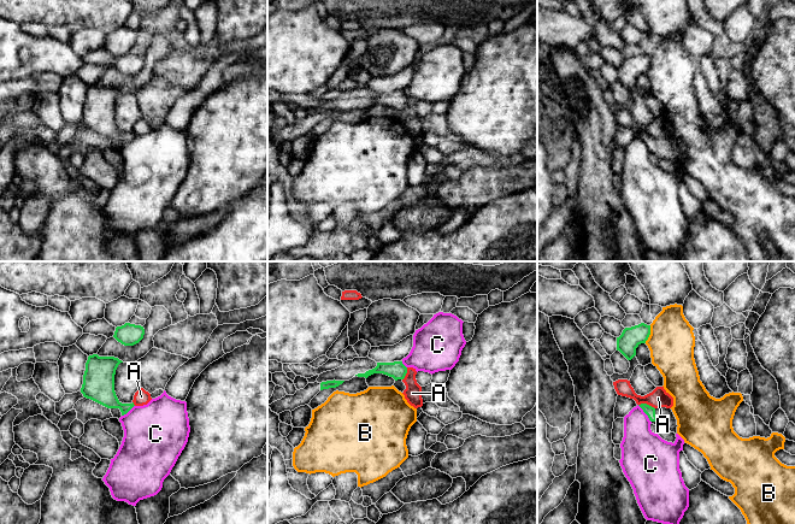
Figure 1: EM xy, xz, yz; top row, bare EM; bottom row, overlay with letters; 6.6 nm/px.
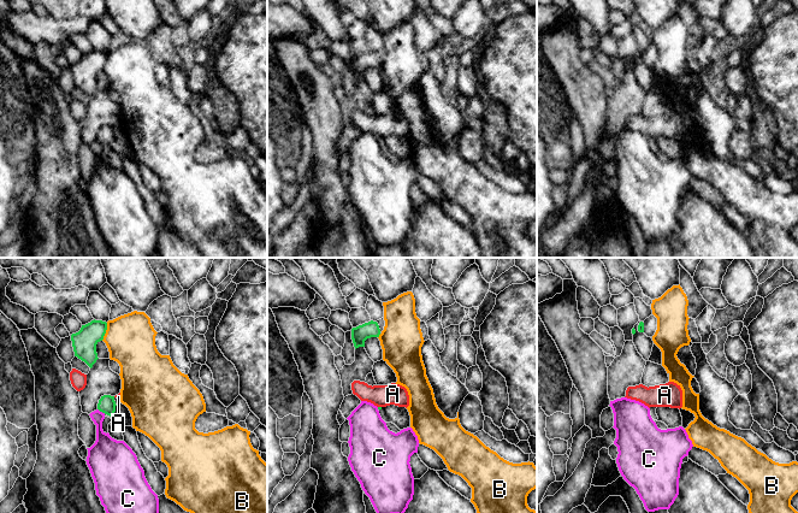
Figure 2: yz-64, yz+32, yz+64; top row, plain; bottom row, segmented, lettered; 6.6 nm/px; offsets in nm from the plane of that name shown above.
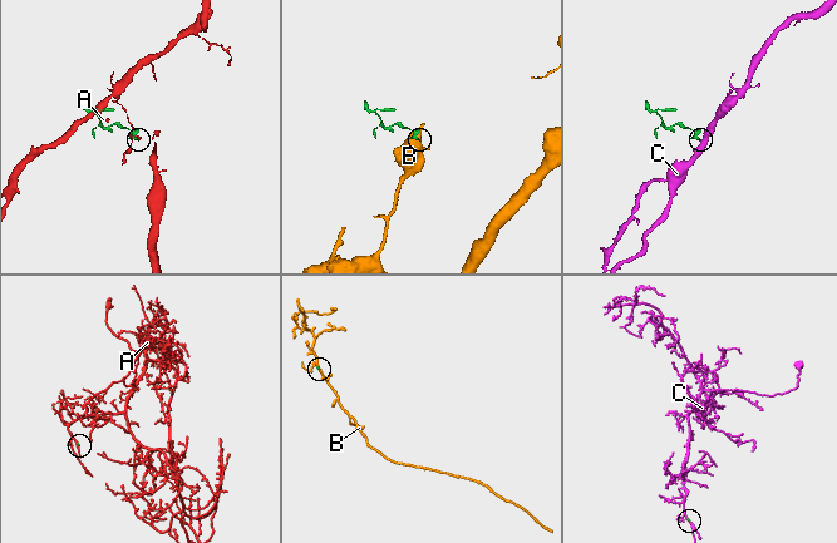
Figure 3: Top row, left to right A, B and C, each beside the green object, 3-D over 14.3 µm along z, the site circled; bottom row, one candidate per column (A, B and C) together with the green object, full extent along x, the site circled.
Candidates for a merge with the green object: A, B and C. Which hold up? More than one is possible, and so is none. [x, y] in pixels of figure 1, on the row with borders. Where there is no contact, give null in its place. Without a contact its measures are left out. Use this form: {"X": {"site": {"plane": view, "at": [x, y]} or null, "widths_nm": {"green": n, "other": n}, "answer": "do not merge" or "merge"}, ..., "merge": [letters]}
{"A": {"site": {"plane": "yz", "at": [646, 404]}, "widths_nm": {"green": 70, "other": 120}, "answer": "do not merge"}, "B": {"site": {"plane": "yz", "at": [649, 334]}, "widths_nm": {"green": 140, "other": 300}, "answer": "do not merge"}, "C": {"site": {"plane": "yz", "at": [645, 412]}, "widths_nm": {"green": 70, "other": 280}, "answer": "do not merge"}, "merge": []}

